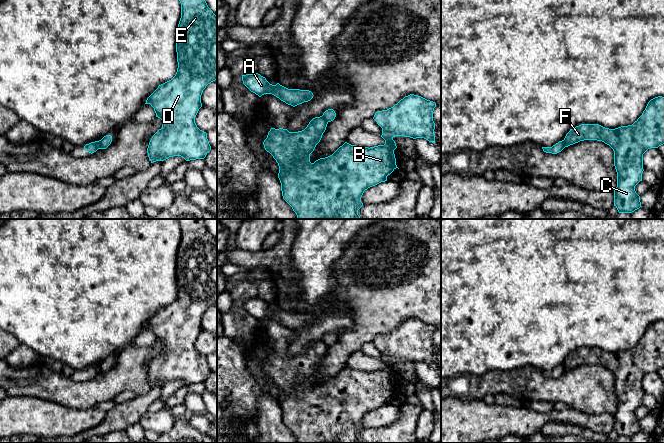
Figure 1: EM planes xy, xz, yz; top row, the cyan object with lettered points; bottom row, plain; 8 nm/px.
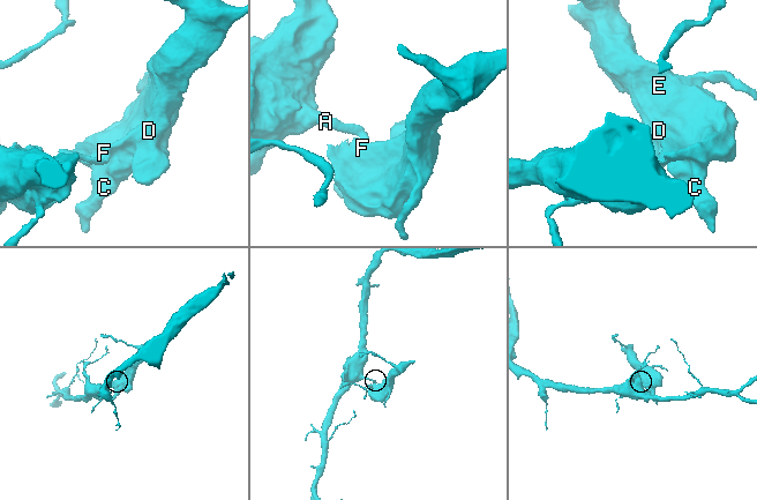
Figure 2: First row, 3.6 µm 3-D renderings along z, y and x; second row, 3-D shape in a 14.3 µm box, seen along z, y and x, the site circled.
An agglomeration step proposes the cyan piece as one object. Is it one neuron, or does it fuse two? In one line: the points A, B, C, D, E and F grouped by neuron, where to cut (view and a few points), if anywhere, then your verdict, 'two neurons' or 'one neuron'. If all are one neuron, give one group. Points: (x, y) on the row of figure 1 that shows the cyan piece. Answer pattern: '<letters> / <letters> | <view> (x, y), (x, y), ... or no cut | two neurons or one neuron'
A / B C D E F | xy (100, 140), (98, 148) | two neurons

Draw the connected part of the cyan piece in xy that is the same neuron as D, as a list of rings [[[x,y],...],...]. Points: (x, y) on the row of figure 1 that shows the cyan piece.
[[[205,0],[179,1],[181,3],[181,18],[177,29],[177,72],[171,80],[159,85],[145,103],[150,104],[154,108],[156,117],[162,120],[162,128],[152,136],[147,148],[151,163],[164,161],[173,156],[181,156],[186,161],[204,159],[211,150],[207,133],[197,127],[195,117],[202,107],[203,90],[217,79],[217,16],[208,7]]]

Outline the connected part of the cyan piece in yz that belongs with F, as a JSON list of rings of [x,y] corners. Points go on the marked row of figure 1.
[[[664,97],[651,99],[642,115],[632,125],[609,129],[599,124],[581,124],[570,129],[564,138],[565,147],[584,140],[602,141],[613,149],[614,166],[617,172],[614,206],[619,213],[634,212],[642,207],[635,186],[642,181],[643,154],[650,148],[658,148],[664,144]]]

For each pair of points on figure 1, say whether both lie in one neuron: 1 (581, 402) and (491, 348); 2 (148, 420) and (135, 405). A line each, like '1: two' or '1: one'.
1: two
2: two

